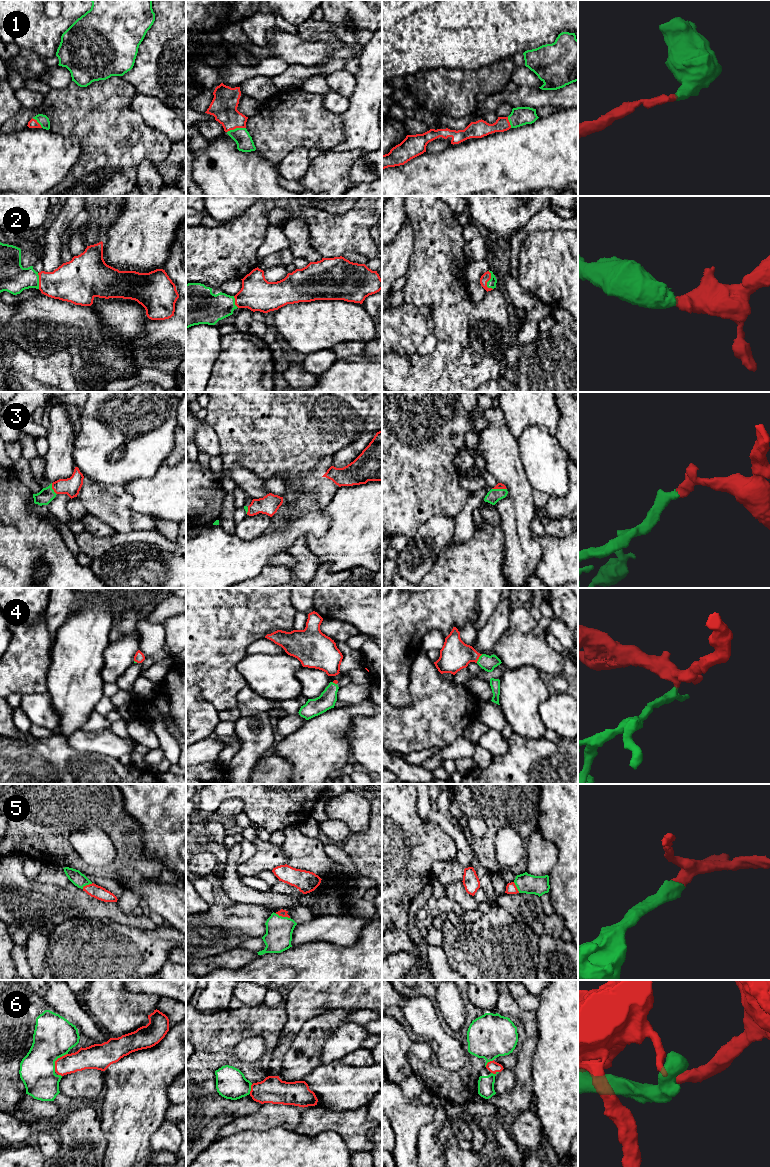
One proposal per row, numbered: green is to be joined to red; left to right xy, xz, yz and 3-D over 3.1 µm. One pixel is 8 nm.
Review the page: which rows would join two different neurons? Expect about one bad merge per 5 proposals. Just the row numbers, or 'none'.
none

